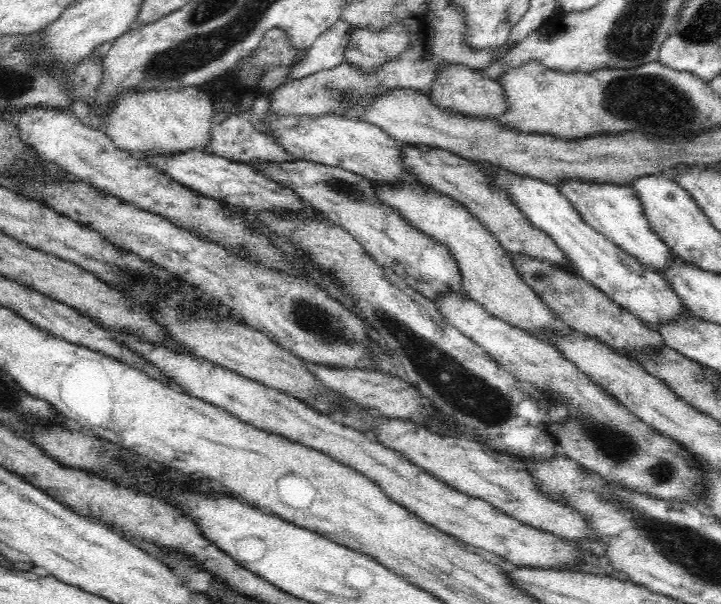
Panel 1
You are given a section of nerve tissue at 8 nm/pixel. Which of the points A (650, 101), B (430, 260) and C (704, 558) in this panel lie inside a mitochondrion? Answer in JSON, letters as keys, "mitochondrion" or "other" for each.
{"A":"mitochondrion","B":"other","C":"mitochondrion"}

